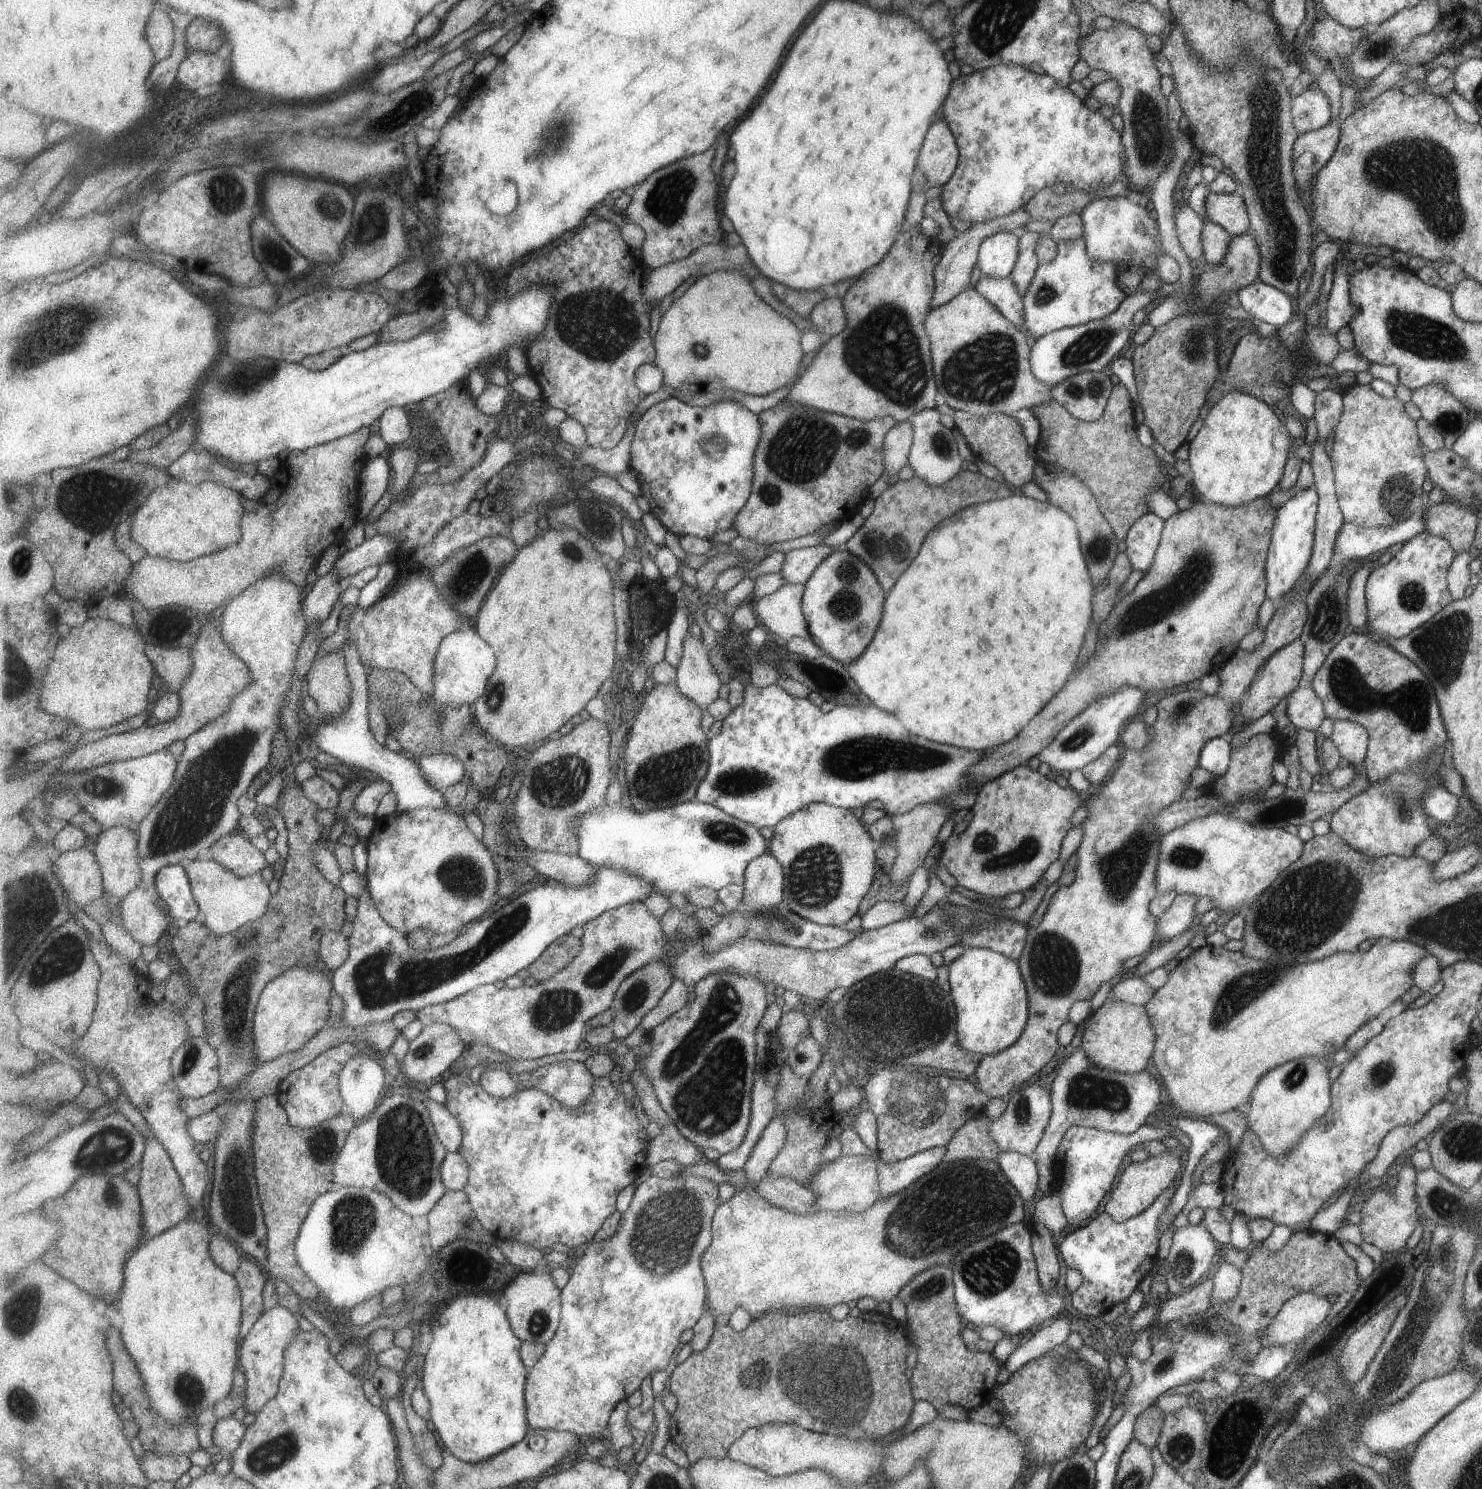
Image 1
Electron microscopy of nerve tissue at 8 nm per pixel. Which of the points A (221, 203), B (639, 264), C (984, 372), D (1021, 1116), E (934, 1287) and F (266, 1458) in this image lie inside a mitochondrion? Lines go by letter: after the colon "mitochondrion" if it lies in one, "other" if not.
A: mitochondrion
B: other
C: mitochondrion
D: mitochondrion
E: mitochondrion
F: mitochondrion

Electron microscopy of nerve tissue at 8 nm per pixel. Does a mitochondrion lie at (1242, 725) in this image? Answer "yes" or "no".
no

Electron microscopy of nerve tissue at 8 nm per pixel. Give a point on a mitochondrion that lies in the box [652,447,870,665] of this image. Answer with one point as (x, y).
(845, 605)

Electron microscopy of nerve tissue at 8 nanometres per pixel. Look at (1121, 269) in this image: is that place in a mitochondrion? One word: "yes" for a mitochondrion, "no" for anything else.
no

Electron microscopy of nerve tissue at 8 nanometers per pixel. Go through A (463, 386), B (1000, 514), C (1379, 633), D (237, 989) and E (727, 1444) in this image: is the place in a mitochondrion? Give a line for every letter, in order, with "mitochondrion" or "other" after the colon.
A: other
B: other
C: other
D: mitochondrion
E: other

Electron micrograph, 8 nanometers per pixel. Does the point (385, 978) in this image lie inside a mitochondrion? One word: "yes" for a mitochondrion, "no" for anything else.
yes

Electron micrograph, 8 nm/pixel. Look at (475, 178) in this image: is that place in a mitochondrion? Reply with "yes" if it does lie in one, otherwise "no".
no

